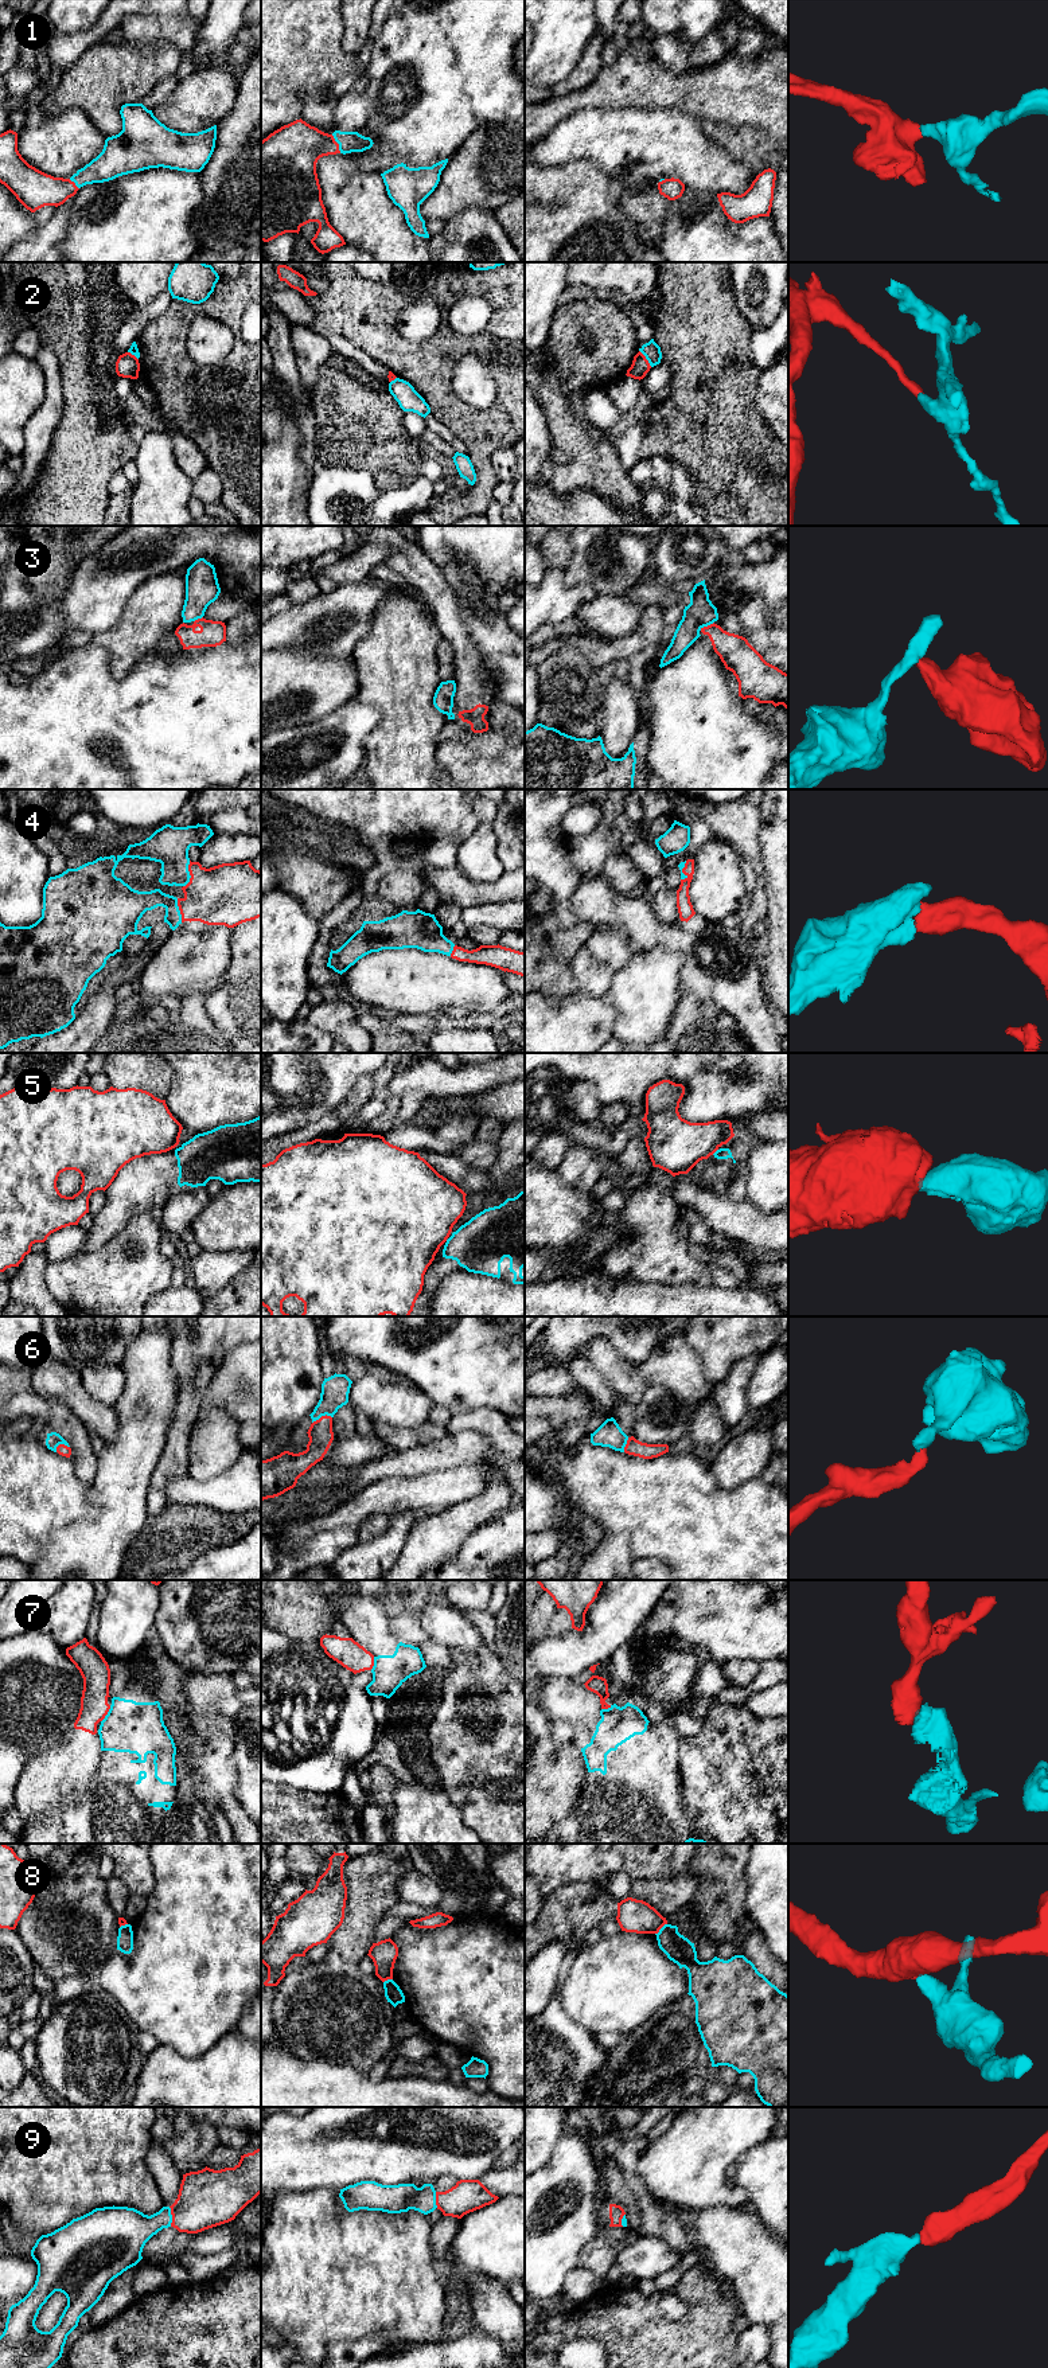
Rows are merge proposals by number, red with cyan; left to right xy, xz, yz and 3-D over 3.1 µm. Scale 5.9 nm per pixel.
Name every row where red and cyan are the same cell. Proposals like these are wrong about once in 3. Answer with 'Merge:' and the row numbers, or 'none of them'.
Merge: 1, 4, 6, 9

